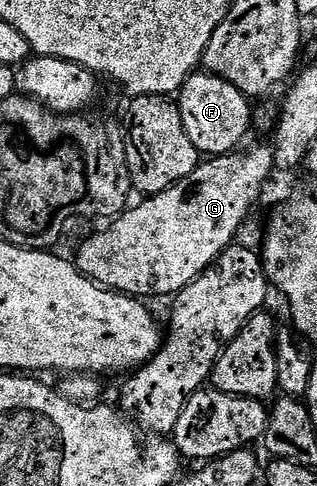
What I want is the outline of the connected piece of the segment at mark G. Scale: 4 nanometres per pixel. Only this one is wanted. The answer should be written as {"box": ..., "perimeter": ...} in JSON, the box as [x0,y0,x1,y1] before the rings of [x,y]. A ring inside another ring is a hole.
{"box":[75,147,274,297],"perimeter":[[[272,147],[253,148],[246,156],[237,155],[241,154],[206,159],[175,186],[142,199],[142,204],[134,203],[110,223],[113,224],[110,228],[87,237],[75,257],[81,275],[94,280],[102,288],[121,292],[124,296],[176,297],[196,276],[211,267],[220,252],[238,239],[237,231],[240,230],[241,223],[248,218],[253,203],[260,198],[261,187],[268,182],[269,175],[274,175]]]}

